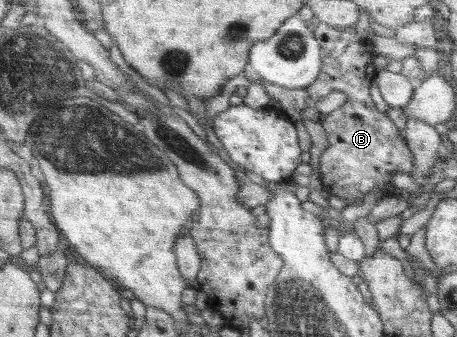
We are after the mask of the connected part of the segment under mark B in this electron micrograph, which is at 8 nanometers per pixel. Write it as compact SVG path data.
M320 22L313 29L322 44L322 75L305 91L315 103L333 90L347 94L347 101L339 110L323 119L322 125L331 144L323 151L319 161L323 188L330 195L343 199L345 207L361 205L365 195L369 195L373 189L383 191L385 197L394 196L392 192L395 187L391 185L391 177L397 173L412 173L416 165L407 140L401 137L393 121L375 108L369 95L369 86L377 75L377 69L373 66L373 45L358 38L355 25L335 29Z

